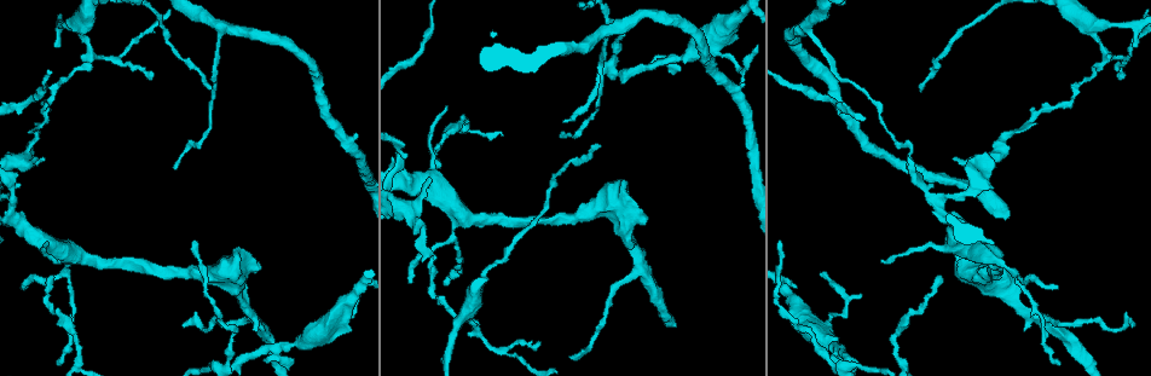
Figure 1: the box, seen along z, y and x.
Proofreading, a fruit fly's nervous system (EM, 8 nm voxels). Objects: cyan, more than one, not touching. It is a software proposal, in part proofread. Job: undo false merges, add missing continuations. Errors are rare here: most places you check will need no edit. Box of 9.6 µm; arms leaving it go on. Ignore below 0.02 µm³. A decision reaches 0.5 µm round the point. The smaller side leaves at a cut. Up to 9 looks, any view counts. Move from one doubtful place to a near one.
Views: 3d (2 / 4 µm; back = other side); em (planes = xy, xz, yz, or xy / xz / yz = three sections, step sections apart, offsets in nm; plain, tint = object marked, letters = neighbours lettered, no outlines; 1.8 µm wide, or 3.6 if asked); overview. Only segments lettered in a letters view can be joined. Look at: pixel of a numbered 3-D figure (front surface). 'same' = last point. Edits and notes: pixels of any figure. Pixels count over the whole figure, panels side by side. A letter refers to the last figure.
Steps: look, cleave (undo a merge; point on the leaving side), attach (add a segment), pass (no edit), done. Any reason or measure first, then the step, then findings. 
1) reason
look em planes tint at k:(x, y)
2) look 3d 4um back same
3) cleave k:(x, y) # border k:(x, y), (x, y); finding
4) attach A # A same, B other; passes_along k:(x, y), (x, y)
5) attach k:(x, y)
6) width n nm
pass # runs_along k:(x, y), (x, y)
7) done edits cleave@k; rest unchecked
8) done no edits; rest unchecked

calibre changes
look em planes tint at 1:(403, 209)

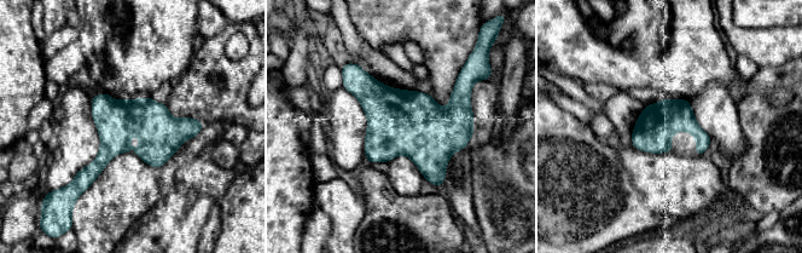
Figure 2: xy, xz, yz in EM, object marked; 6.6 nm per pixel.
look em planes letters same

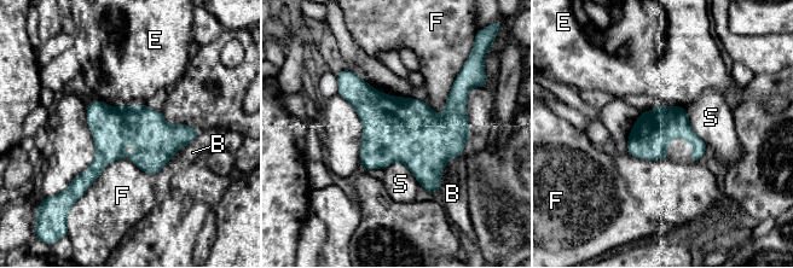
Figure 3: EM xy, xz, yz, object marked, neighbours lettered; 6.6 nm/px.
pass # B other, E other, F other, S other; border 3:(382, 169), (401, 162), (420, 185); continuous, no second cell

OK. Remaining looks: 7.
look 3d 2um at 1:(636, 272)

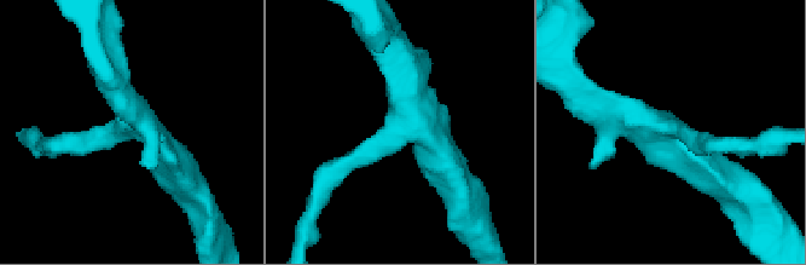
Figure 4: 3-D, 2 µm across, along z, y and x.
arms 3; shape alone is not enough
look em yz step 4 letters at 4:(663, 127)

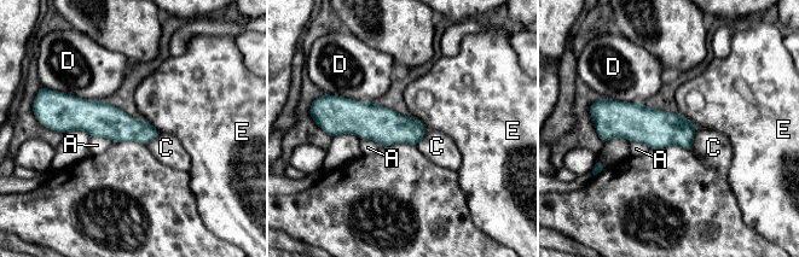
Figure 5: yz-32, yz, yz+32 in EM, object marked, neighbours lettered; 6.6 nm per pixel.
look em planes letters same

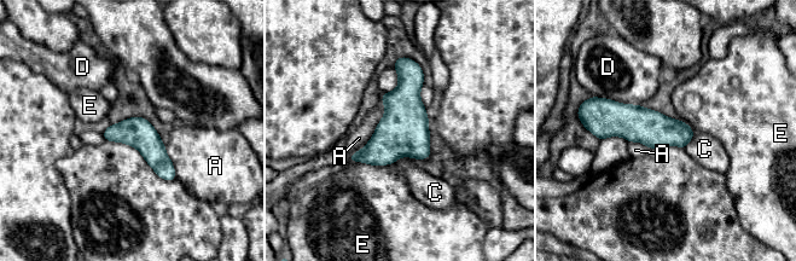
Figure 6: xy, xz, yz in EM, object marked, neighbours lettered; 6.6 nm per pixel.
longest_contact A 460 nm
pass # A other, C other, D other, E other; continuous, no second cell

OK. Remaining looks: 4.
look 3d 2um back at 1:(601, 146)

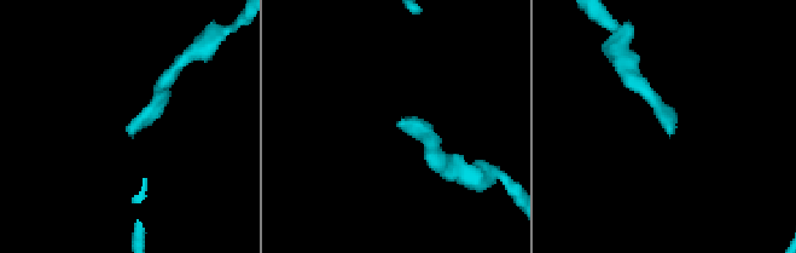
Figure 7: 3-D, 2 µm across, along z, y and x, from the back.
look em xy step 8 plain at 7:(130, 134)

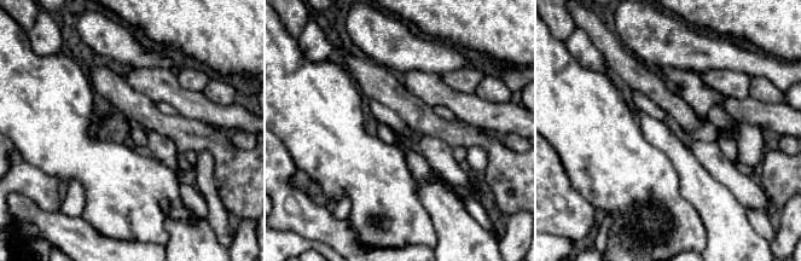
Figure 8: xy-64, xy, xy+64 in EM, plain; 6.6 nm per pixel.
look em xy step 8 letters same

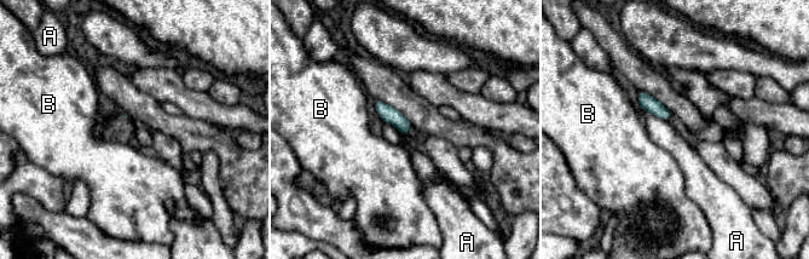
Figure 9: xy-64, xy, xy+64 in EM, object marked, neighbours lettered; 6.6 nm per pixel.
pass # A other, B other; border 9:(640, 107), (669, 121); no lettered segment goes on from it

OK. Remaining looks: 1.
done no edits; rest unchecked

